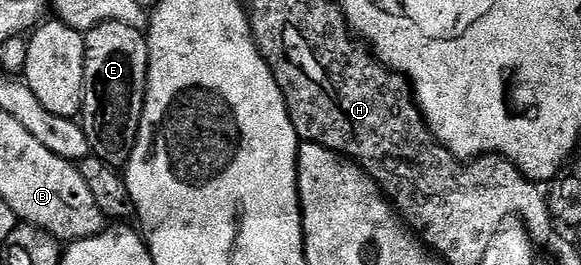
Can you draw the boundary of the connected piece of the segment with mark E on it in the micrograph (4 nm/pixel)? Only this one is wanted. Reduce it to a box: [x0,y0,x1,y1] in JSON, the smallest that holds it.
[79,22,149,169]

